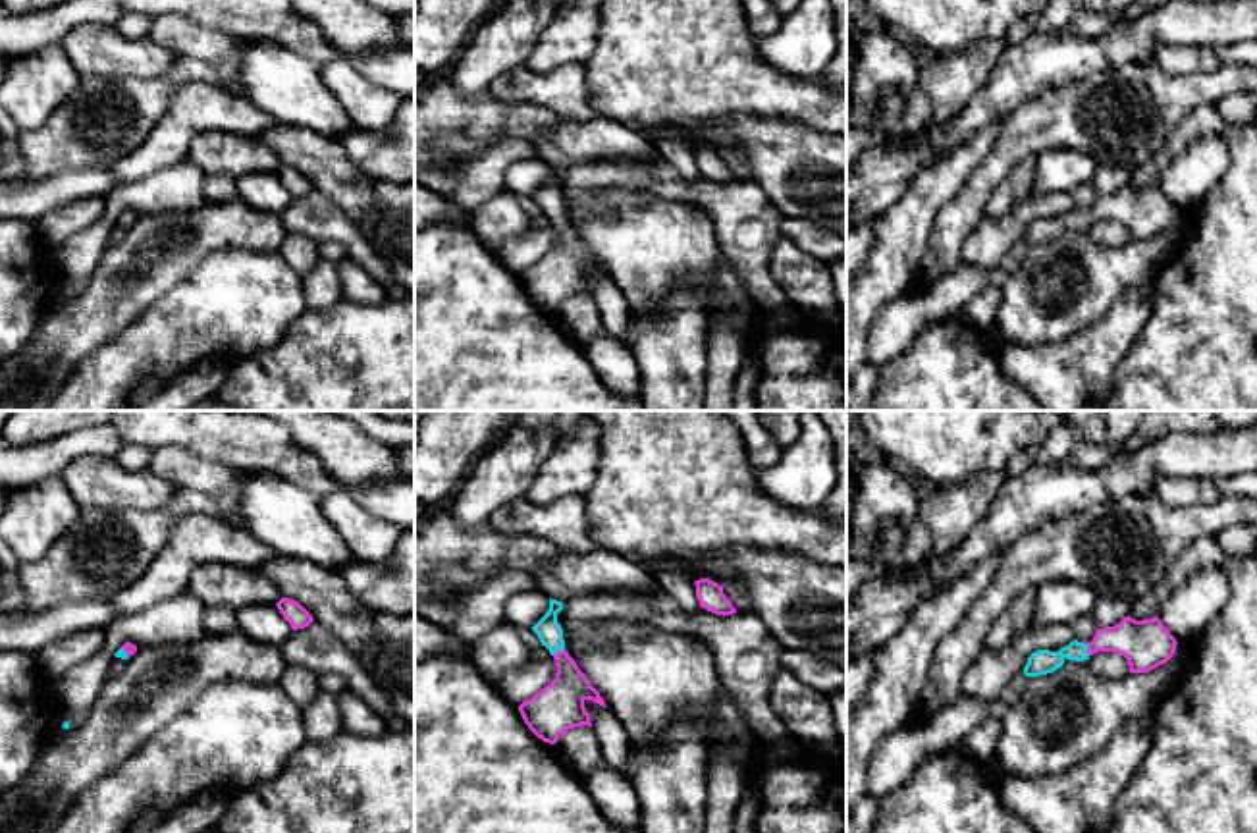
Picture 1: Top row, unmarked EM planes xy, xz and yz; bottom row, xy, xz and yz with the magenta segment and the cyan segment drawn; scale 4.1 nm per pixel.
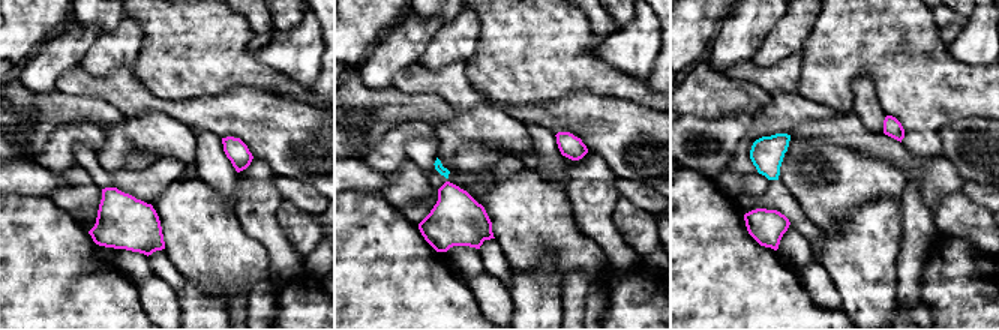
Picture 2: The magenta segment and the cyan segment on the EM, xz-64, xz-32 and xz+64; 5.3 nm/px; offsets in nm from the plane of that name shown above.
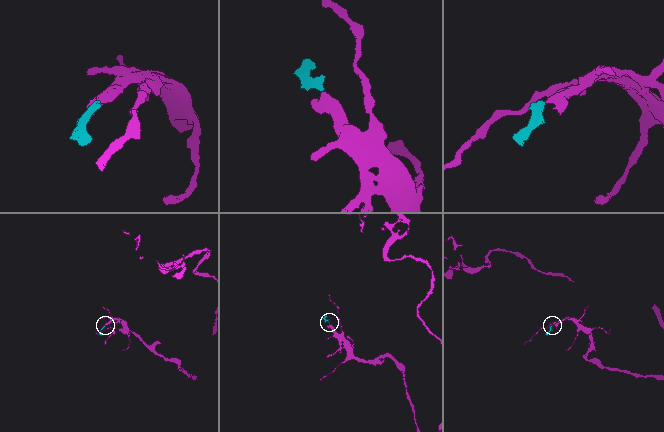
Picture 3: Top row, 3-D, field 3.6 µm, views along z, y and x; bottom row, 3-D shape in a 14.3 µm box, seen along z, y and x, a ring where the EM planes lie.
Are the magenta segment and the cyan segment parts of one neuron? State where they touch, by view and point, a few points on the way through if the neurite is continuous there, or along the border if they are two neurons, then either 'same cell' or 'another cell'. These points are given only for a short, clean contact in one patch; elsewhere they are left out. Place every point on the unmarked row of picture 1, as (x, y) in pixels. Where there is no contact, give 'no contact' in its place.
xz (558, 220) | across xz (560, 274), (563, 228), (558, 220), (550, 201) | same cell

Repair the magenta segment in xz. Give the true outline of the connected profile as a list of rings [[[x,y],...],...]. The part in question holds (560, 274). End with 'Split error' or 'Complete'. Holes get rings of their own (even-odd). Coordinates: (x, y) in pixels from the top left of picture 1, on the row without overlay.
[[[549,166],[548,181],[532,195],[542,214],[546,214],[555,228],[555,247],[519,274],[528,297],[549,312],[555,312],[569,297],[582,293],[592,295],[590,282],[584,276],[586,268],[607,276],[600,260],[565,218],[563,197],[557,191],[561,177],[563,172]]]. Split error

